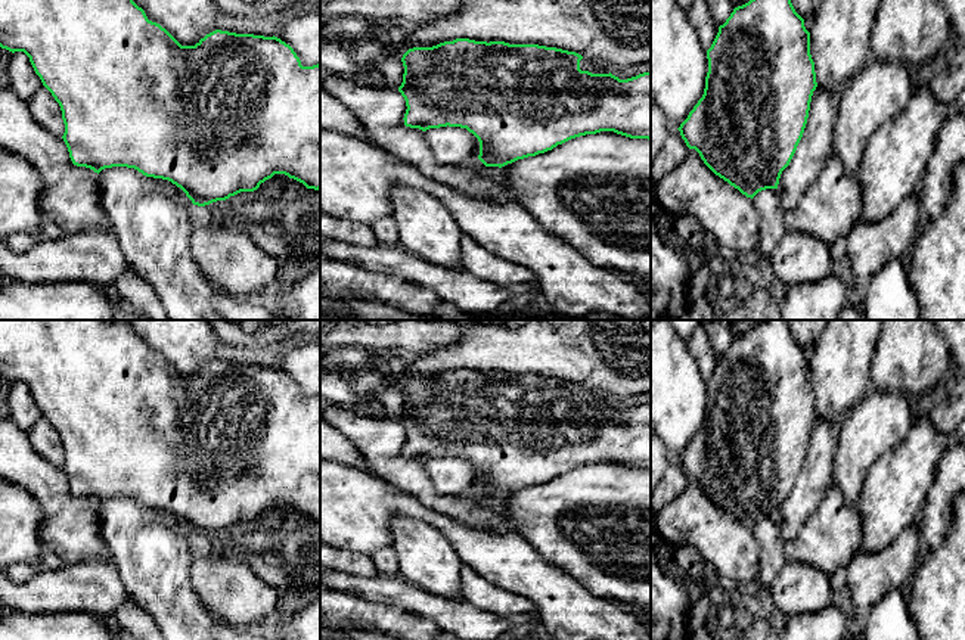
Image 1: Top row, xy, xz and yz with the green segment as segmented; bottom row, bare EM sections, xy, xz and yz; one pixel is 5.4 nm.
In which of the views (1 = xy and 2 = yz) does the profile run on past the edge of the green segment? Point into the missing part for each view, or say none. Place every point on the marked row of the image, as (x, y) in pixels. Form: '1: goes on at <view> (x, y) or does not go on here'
1: does not go on here
2: does not go on here

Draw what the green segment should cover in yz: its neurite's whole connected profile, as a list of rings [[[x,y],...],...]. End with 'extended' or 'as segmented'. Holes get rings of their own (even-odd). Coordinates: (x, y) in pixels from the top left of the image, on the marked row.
[[[750,0],[748,3],[733,9],[730,16],[723,25],[719,27],[719,32],[707,50],[708,72],[705,77],[705,88],[702,97],[689,112],[688,118],[677,128],[682,139],[689,149],[695,149],[704,164],[720,178],[738,189],[747,198],[754,198],[758,192],[766,189],[778,189],[782,171],[789,165],[797,146],[803,137],[813,91],[817,87],[814,62],[810,55],[810,32],[804,27],[804,19],[795,12],[791,0]]]; as segmented

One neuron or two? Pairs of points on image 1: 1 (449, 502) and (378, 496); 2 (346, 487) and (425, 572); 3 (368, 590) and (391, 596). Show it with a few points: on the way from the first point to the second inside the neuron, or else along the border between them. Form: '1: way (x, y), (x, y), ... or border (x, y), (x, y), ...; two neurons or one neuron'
1: border (385, 482), (410, 493), (425, 506), (447, 515); two neurons
2: border (424, 522), (415, 518), (394, 518), (391, 544); two neurons
3: way (374, 590), (385, 590); one neuron

